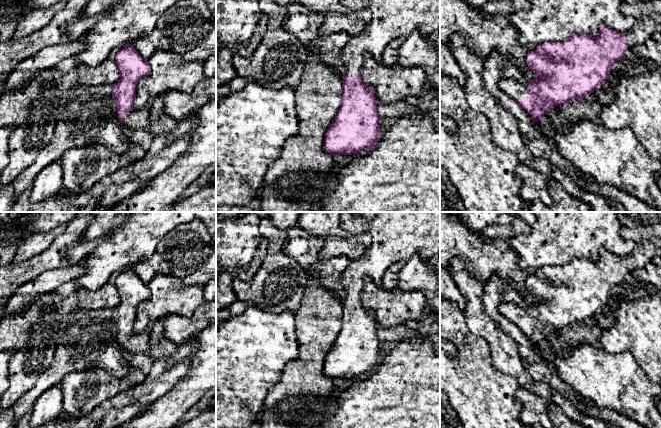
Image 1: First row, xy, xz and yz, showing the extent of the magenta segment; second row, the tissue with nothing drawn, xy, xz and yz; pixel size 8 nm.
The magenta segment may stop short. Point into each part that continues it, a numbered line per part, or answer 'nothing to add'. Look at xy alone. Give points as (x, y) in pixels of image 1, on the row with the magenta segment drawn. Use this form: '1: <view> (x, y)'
1: xy (138, 119)

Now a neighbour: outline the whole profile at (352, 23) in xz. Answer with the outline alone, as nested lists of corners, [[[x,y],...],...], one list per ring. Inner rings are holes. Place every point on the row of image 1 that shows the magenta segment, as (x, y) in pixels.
[[[368,9],[349,13],[327,12],[318,31],[318,37],[327,37],[338,32],[345,32],[350,37],[358,35],[371,21],[372,13]]]

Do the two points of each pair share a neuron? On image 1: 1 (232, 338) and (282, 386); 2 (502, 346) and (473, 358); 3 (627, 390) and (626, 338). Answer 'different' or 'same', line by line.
1: different
2: different
3: different

